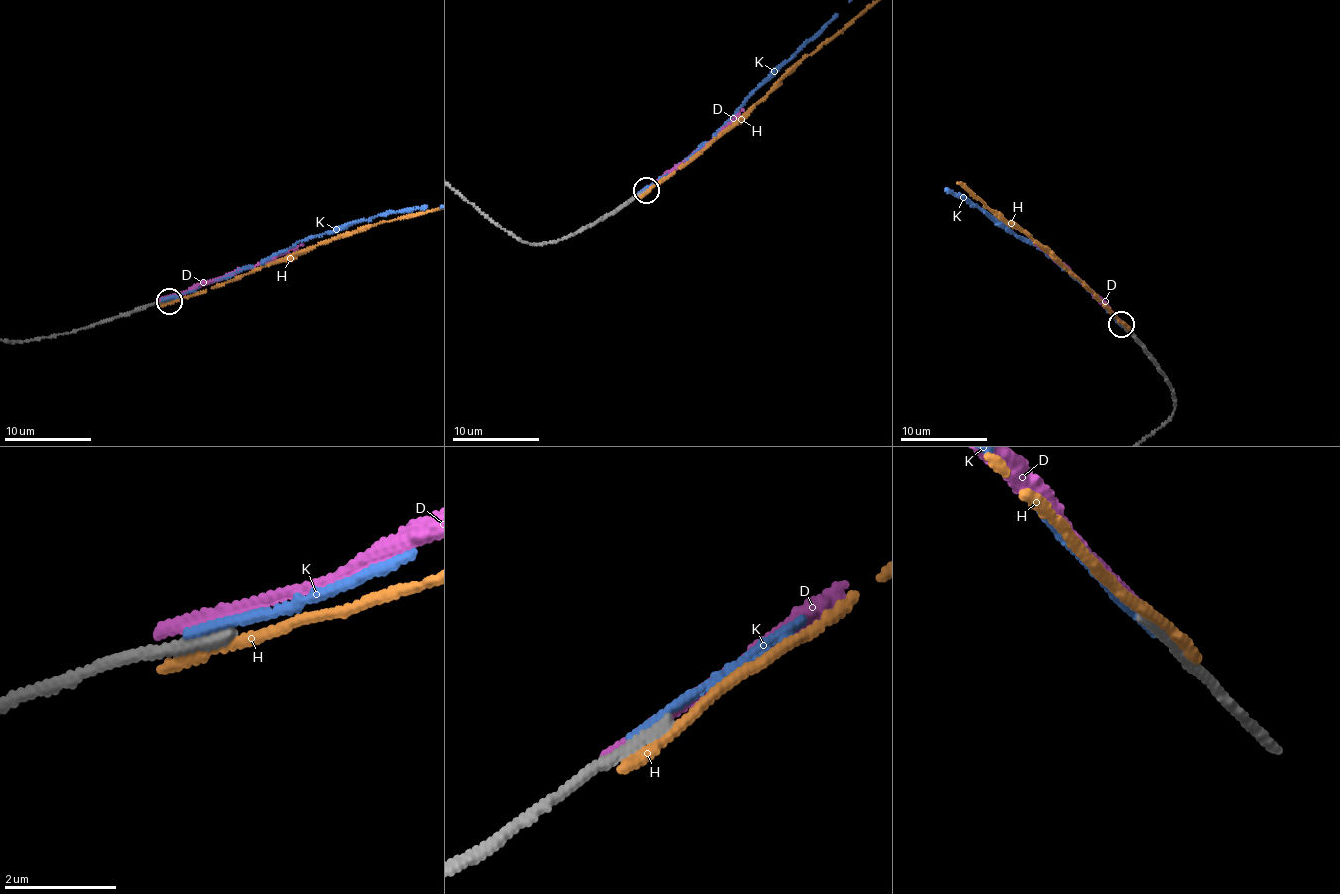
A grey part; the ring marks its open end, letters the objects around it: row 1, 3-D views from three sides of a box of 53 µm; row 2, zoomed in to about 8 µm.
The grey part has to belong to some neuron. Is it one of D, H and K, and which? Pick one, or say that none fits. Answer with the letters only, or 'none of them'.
none of them

